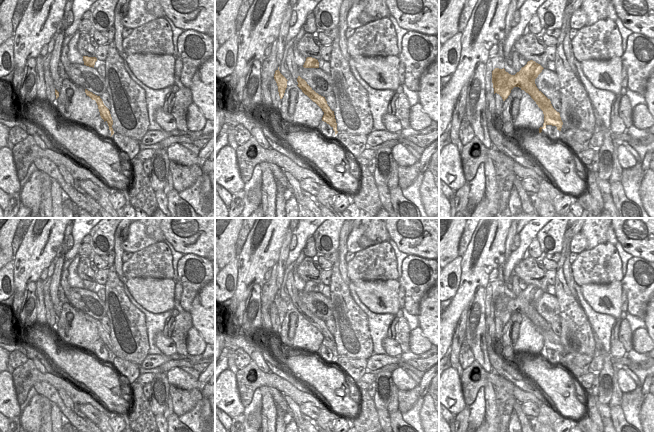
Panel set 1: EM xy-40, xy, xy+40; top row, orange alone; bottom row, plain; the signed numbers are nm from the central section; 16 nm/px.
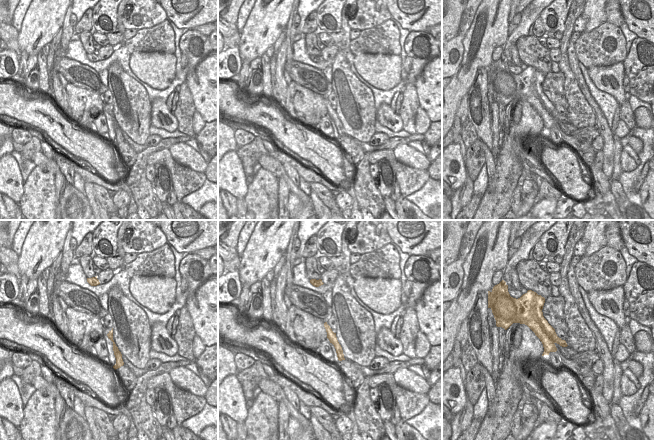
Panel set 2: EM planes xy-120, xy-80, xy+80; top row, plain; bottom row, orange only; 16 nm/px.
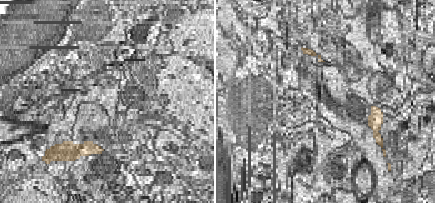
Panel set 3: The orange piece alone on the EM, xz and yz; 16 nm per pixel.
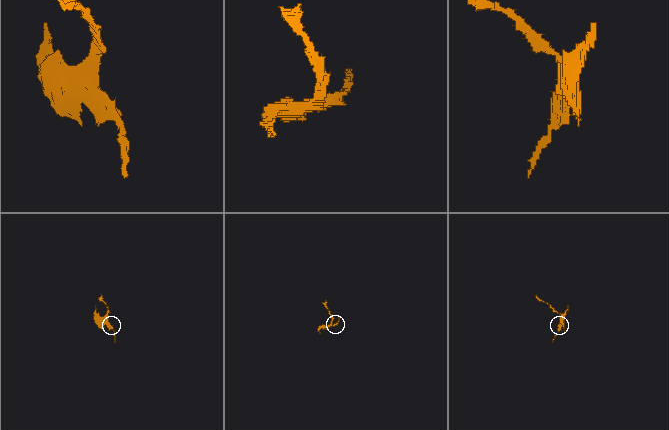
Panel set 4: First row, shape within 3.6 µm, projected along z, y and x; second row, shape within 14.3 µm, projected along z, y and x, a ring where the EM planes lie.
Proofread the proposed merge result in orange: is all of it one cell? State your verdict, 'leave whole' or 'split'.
split

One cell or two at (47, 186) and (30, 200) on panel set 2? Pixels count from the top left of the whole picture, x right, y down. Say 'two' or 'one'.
one

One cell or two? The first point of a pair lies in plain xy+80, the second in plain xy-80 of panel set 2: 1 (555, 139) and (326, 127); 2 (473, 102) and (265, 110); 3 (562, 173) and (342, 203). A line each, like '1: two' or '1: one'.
1: one
2: two
3: two

